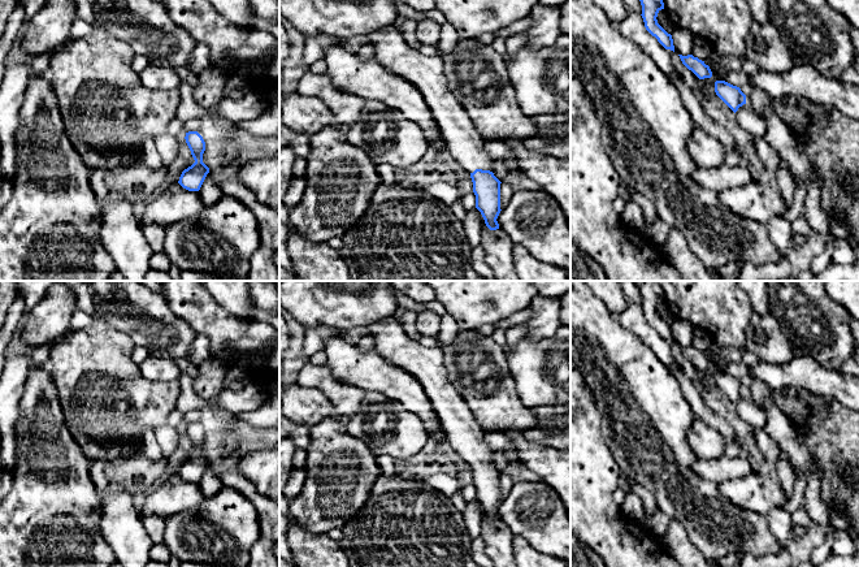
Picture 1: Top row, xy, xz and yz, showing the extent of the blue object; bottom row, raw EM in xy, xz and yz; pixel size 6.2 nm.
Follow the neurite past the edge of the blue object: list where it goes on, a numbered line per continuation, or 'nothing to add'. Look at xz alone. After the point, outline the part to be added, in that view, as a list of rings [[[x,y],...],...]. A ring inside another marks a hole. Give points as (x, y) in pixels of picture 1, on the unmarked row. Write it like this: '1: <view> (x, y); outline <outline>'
1: xz (464, 436); outline [[[395,316],[369,325],[369,334],[378,355],[420,381],[444,430],[446,449],[457,453],[469,466],[476,460],[493,463],[493,450],[483,441],[485,430],[448,380],[442,347],[425,347],[411,338]]]

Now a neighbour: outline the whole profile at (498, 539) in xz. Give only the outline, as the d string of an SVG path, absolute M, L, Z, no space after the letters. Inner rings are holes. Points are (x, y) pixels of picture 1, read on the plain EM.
M477 501L483 521L481 538L485 544L486 555L491 559L494 567L519 567L515 560L512 531L499 519L490 521L481 503Z

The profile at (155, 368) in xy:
M149 355L139 364L143 377L148 381L178 381L182 371L173 359Z

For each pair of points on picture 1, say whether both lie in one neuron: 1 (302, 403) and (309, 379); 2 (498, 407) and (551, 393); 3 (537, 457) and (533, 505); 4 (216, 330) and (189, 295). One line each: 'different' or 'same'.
1: different
2: different
3: different
4: same

